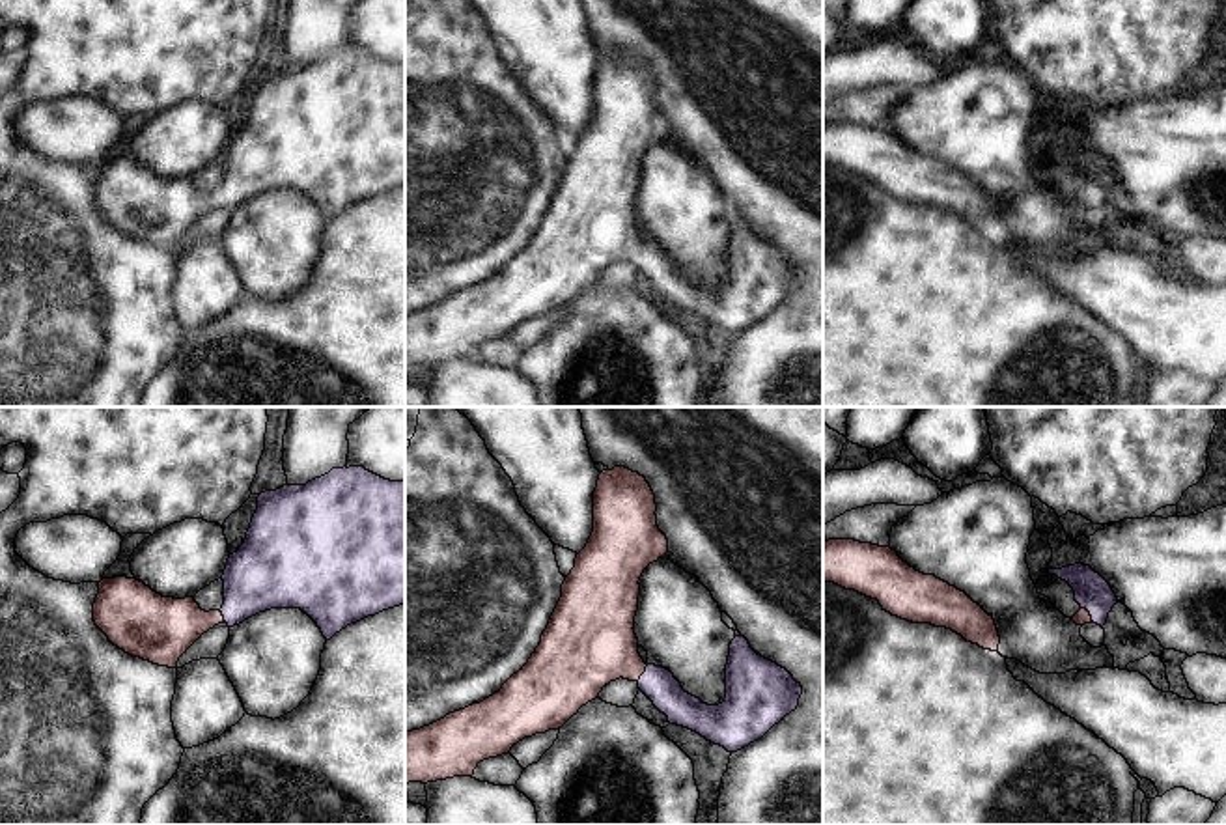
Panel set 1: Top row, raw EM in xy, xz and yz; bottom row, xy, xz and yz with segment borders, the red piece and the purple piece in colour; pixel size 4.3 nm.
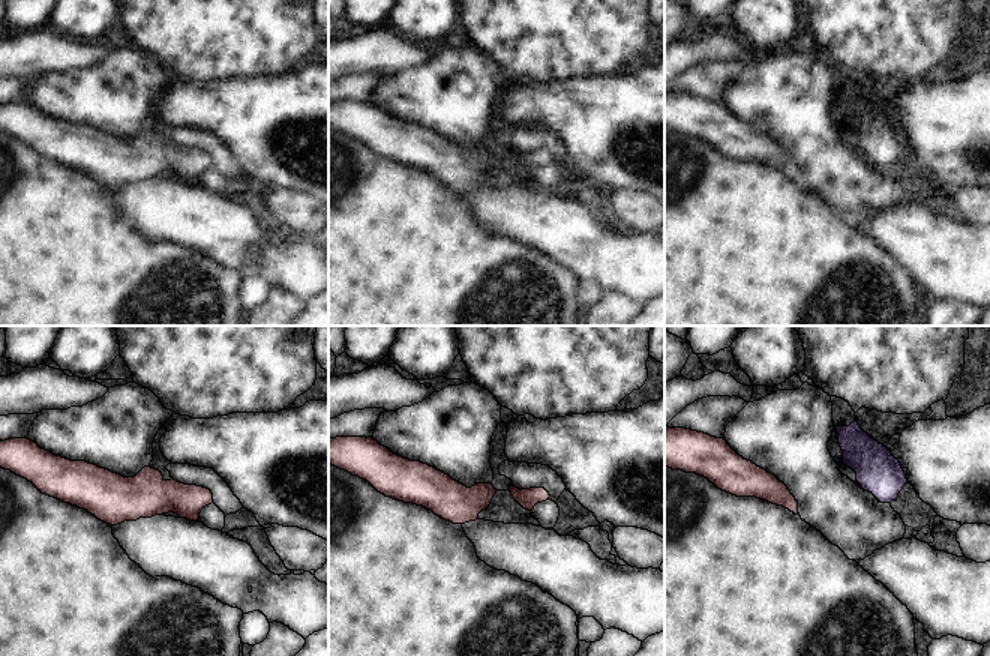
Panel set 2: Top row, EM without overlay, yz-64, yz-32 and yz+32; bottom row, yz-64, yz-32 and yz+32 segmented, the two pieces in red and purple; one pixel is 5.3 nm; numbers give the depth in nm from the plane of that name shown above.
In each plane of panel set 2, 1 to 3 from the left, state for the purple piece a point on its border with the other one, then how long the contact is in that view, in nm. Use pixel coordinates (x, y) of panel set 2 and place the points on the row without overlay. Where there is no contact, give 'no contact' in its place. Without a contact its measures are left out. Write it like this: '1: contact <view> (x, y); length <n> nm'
1: no contact
2: no contact
3: no contact

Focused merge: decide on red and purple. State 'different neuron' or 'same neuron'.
same neuron

